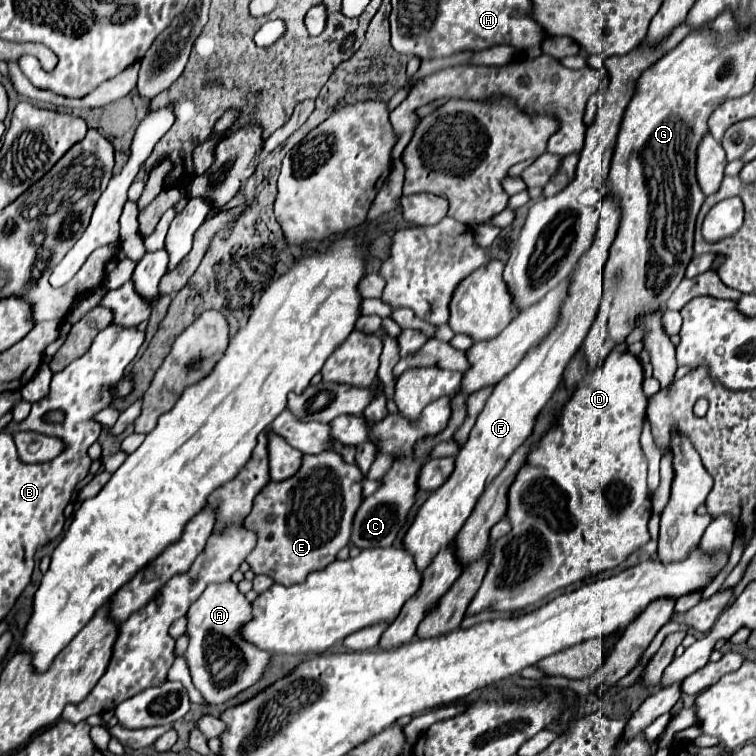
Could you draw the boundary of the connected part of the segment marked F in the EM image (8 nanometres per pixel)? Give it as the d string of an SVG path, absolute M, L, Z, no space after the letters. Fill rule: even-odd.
M611 197L603 199L599 229L595 233L595 241L591 249L579 259L575 271L571 273L571 287L569 297L565 299L565 305L561 307L561 319L551 331L549 337L545 337L543 345L537 345L535 351L531 349L523 361L507 374L493 389L483 411L477 417L477 423L473 425L467 443L461 447L461 451L455 457L455 469L451 477L431 493L431 497L419 507L415 521L409 525L403 547L413 555L417 569L423 573L433 557L447 549L455 535L461 531L465 521L469 519L471 511L475 509L475 501L483 495L487 485L491 485L491 479L503 471L507 465L507 459L515 453L517 447L531 435L535 417L545 407L547 399L555 393L555 387L561 383L561 373L577 347L587 337L587 331L591 329L591 323L595 321L597 307L601 303L601 291L603 291L603 265L607 261L609 247L615 239L619 227L619 211L615 203L611 203ZM519 393L519 395L517 395Z

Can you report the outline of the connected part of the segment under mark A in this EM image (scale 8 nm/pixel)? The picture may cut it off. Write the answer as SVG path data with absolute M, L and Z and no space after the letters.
M233 581L207 585L203 595L199 595L189 607L187 617L187 633L191 641L185 657L189 661L193 685L203 693L207 703L225 703L261 679L263 669L269 663L269 653L239 637L239 627L251 619L251 603L239 593Z

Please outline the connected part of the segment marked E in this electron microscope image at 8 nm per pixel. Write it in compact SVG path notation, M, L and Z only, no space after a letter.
M335 451L303 455L301 467L291 479L283 479L283 483L269 481L255 497L253 509L243 521L243 527L257 535L257 545L245 559L251 571L255 575L269 575L275 583L293 585L311 571L329 565L349 543L349 517L353 519L359 509L361 483L363 473L355 465L345 463Z

